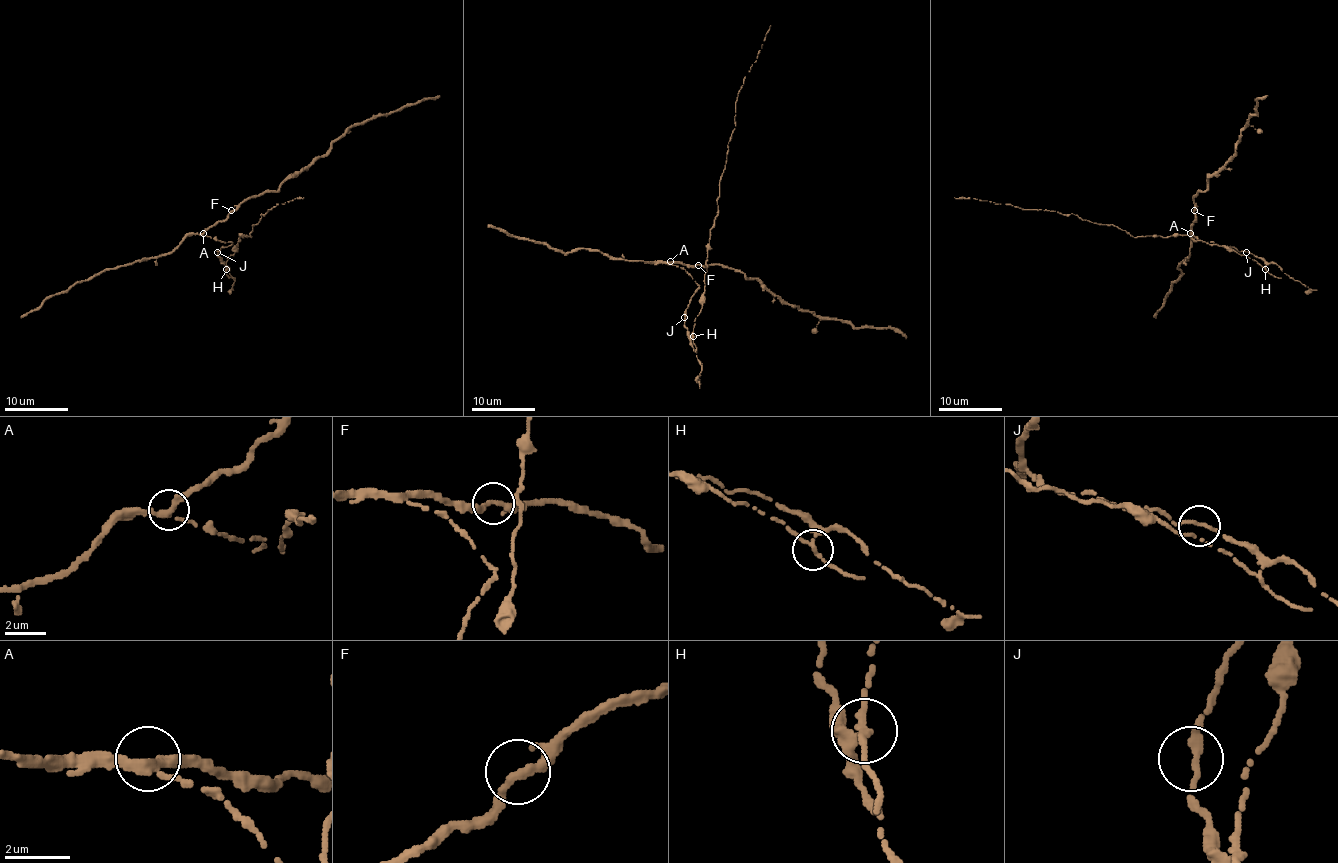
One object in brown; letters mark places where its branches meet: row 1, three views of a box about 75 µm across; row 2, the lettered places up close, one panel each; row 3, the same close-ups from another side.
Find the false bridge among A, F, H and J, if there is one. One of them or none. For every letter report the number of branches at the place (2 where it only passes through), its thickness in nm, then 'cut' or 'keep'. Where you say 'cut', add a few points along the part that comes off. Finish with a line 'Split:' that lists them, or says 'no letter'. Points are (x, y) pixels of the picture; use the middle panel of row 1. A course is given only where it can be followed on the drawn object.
A: branches 3; calibre 300 nm; keep
F: branches 2; calibre 240 nm; keep
H: branches 3; calibre 190 nm; cut; course (693, 336), (695, 317), (703, 304), (709, 230), (717, 214), (719, 183), (735, 128), (735, 102), (770, 26)
J: branches 2; calibre 200 nm; keep
Split: H

